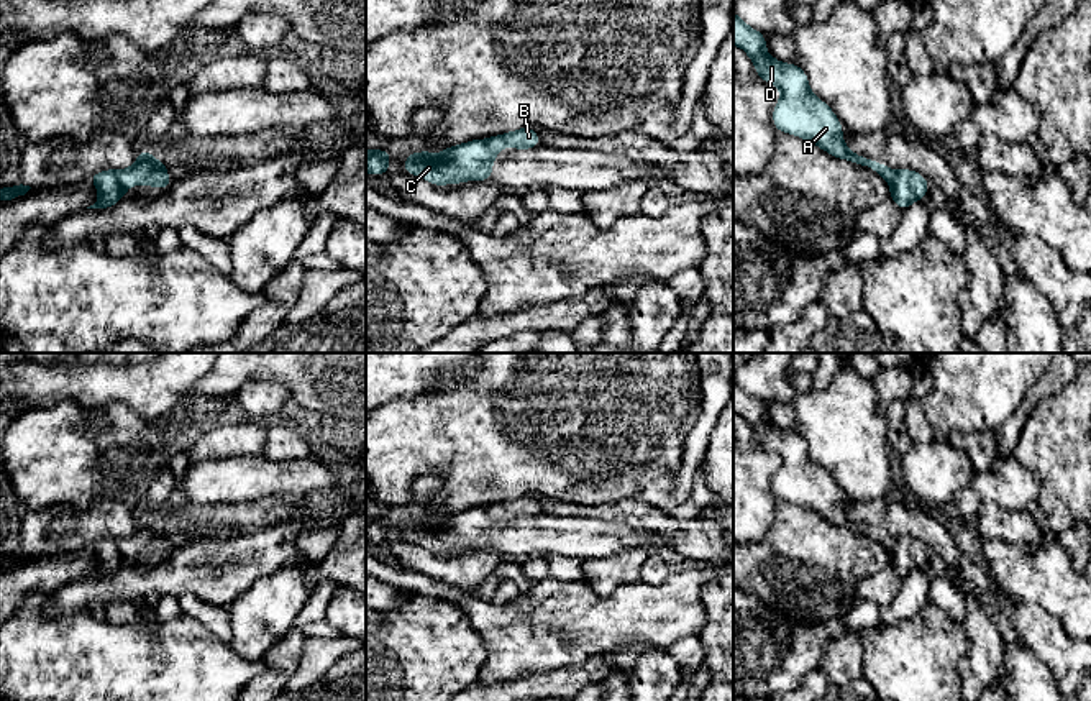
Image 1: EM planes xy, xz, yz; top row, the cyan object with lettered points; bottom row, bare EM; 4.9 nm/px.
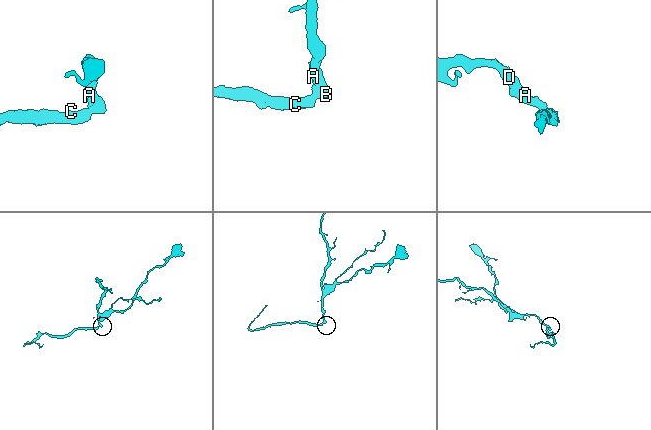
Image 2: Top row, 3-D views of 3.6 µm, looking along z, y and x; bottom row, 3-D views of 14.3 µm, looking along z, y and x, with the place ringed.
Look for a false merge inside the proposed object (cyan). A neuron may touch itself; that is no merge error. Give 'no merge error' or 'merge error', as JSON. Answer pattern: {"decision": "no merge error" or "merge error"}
{"decision": "merge error"}

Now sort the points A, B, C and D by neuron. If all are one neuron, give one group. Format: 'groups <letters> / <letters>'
groups A B D / C

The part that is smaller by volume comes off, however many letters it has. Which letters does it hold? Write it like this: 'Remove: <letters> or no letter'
Remove: C

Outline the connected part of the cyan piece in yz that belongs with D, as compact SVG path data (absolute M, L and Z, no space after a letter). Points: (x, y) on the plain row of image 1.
M733 379L733 412L740 414L753 428L756 442L781 458L773 478L778 499L804 506L838 527L876 538L889 552L896 538L874 527L855 522L842 504L843 493L832 476L812 461L807 443L797 432L779 430L766 420L765 402L750 396Z

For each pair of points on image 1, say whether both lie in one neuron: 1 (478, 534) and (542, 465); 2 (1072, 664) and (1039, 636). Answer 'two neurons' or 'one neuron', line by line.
1: two neurons
2: one neuron

